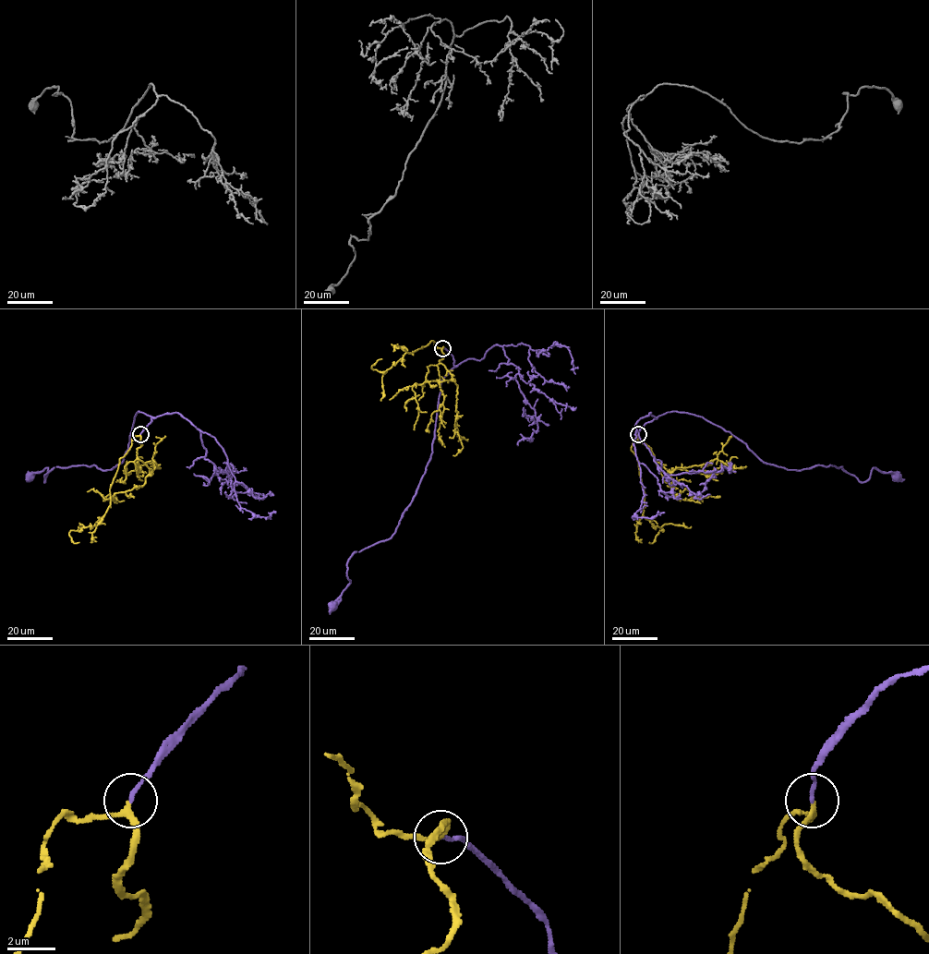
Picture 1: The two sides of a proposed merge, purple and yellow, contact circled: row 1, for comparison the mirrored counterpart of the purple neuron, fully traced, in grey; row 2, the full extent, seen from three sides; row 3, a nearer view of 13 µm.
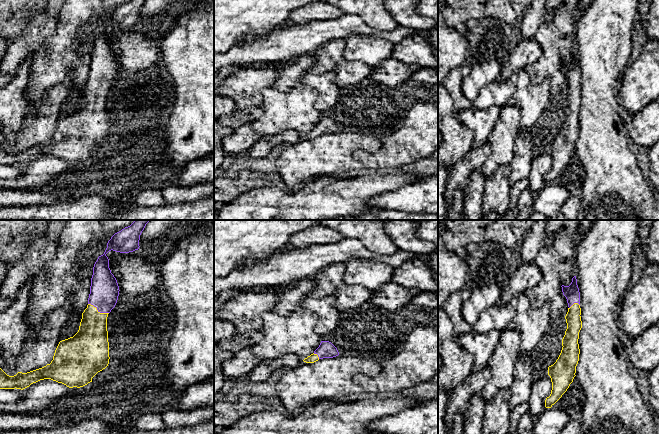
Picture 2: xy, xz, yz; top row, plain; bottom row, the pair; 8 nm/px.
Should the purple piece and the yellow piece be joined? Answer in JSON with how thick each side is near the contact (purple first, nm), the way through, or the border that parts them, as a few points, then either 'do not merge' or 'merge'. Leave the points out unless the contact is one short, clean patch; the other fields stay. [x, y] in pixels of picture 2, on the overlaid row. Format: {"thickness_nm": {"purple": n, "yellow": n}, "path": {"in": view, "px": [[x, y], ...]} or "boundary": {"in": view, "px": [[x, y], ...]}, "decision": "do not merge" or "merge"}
{"thickness_nm": {"purple": 240, "yellow": 260}, "path": {"in": "xy", "px": [[104, 290], [98, 310], [94, 317], [91, 340]]}, "decision": "merge"}

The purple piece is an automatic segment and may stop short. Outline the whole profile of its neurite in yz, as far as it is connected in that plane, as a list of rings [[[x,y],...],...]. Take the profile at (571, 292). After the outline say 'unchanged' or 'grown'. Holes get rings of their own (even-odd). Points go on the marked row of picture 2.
[[[576,276],[569,286],[562,285],[563,295],[567,299],[568,312],[565,316],[567,329],[562,339],[562,350],[556,362],[548,367],[552,390],[545,400],[545,407],[551,408],[567,391],[576,376],[576,366],[579,361],[579,332],[582,328],[580,292]]]; grown

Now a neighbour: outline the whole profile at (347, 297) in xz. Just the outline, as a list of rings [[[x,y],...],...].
[[[341,283],[336,287],[334,307],[339,311],[353,310],[364,303],[370,302],[372,291],[359,285]]]

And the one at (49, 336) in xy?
[[[69,305],[62,306],[58,309],[52,310],[42,323],[42,330],[40,333],[35,334],[29,331],[26,340],[22,344],[20,355],[16,361],[16,368],[18,372],[27,373],[50,364],[53,360],[55,350],[59,344],[60,331],[70,318]]]

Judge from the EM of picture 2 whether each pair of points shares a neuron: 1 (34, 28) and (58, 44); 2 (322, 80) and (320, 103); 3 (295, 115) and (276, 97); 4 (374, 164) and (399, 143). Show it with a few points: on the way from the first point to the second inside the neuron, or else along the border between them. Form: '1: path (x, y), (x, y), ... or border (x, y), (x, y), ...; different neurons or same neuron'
1: border (57, 20), (54, 32), (33, 54); different neurons
2: path (322, 86), (322, 97); same neuron
3: path (290, 110), (281, 102); same neuron
4: path (380, 159), (384, 158), (393, 149); same neuron

